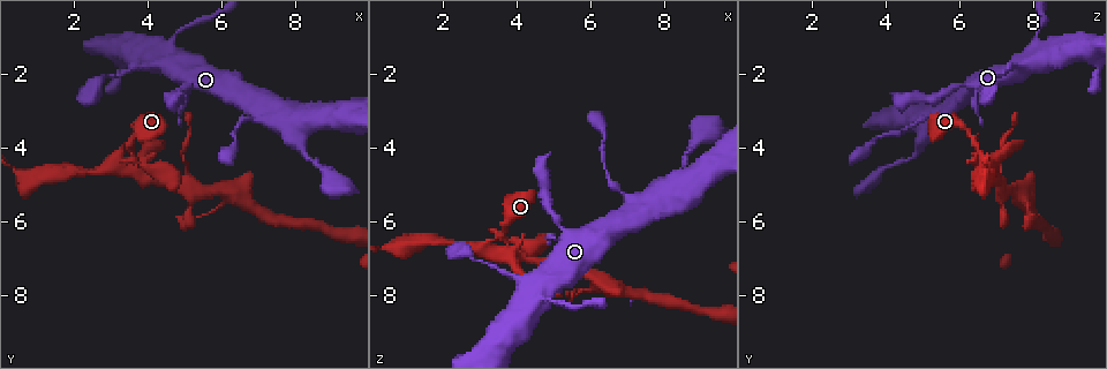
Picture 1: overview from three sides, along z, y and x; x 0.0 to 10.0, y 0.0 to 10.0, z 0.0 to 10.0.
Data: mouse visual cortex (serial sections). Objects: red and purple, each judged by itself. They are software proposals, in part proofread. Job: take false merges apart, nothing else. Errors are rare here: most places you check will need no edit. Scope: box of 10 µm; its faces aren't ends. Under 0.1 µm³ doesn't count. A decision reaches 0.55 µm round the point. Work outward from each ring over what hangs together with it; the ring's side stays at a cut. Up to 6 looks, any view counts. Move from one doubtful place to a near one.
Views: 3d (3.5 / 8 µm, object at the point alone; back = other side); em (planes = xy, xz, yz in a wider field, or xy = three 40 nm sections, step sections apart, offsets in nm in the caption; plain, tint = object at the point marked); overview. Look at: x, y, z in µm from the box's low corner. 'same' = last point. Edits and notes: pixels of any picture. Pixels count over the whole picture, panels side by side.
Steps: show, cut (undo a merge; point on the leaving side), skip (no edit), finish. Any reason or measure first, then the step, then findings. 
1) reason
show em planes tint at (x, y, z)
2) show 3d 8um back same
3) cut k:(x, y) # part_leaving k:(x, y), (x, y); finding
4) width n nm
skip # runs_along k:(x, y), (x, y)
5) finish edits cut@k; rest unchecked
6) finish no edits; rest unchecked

calibre changes
show 3d 3.5um at (4.25, 1.75, 7.70)

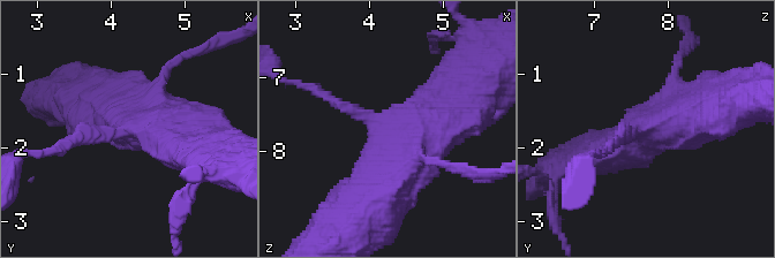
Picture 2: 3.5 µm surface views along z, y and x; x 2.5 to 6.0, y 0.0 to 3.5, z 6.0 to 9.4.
show em xy step 1 tint at (4.25, 1.75, 7.70)

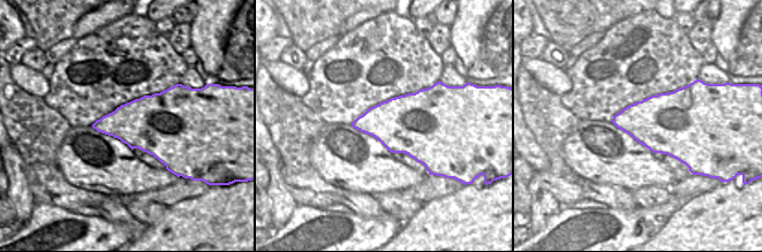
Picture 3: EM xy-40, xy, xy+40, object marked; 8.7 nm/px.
skip # runs_along 2:(461, 96), (390, 156), (362, 203); one cell here

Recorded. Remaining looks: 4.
three arms meet
show 3d 8um at (3.15, 4.35, 6.80)

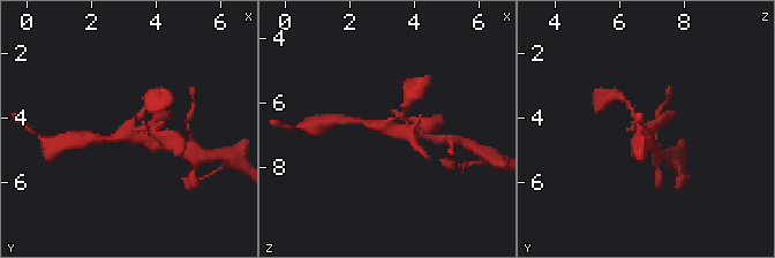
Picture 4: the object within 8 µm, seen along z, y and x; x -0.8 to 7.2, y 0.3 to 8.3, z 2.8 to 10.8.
arms 3; arm_widths 200, 200, 400 nm; need the tissue
show em xy step 5 tint same

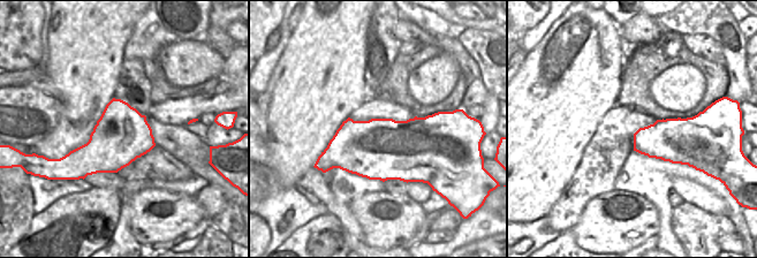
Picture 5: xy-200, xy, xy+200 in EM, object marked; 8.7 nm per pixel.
width 550 nm
skip # runs_along 4:(630, 105), (649, 142); continuous, no second cell

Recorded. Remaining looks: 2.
sudden change in width
show 3d 3.5um back at (6.70, 3.20, 5.10)

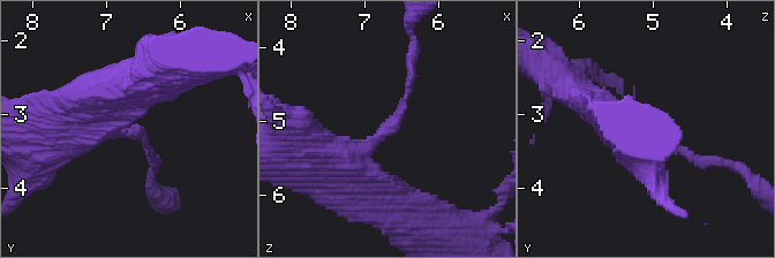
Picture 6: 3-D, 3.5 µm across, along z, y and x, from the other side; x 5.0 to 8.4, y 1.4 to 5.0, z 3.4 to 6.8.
shape alone is not enough
show em xy step 3 tint at (6.75, 3.25, 5.10)

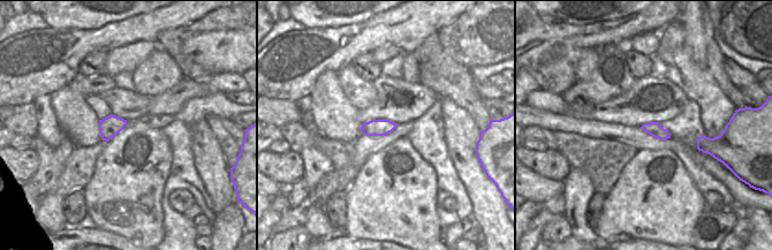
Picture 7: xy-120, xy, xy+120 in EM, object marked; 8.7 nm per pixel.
skip # runs_along 6:(345, 188), (355, 158), (398, 120), (412, 75); one cell here

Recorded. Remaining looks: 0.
finish no edits; rest unchecked

